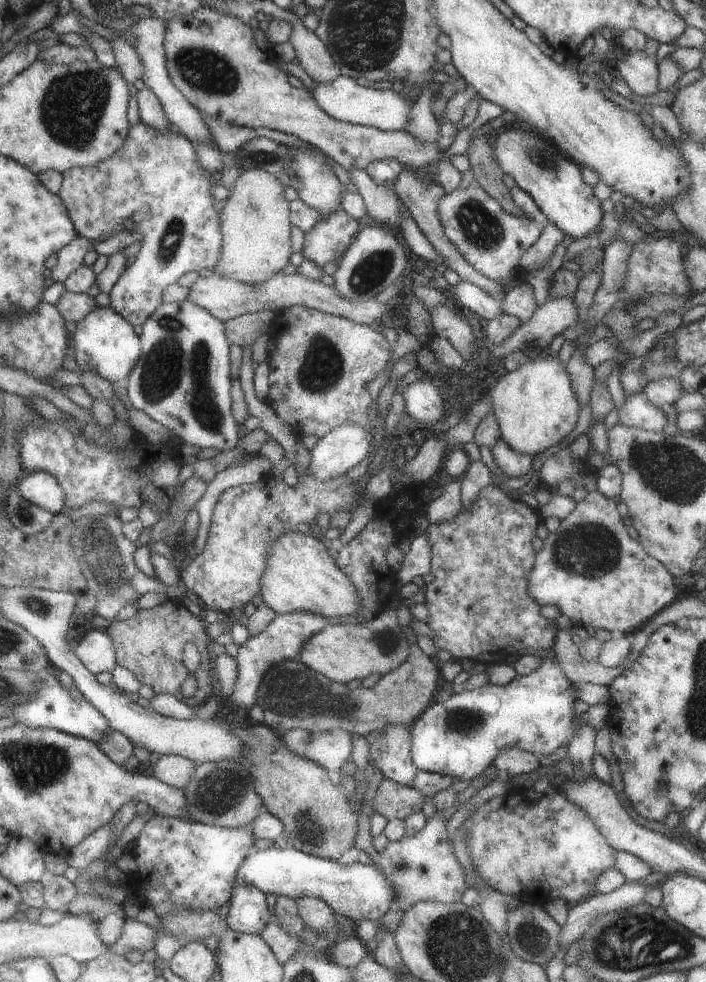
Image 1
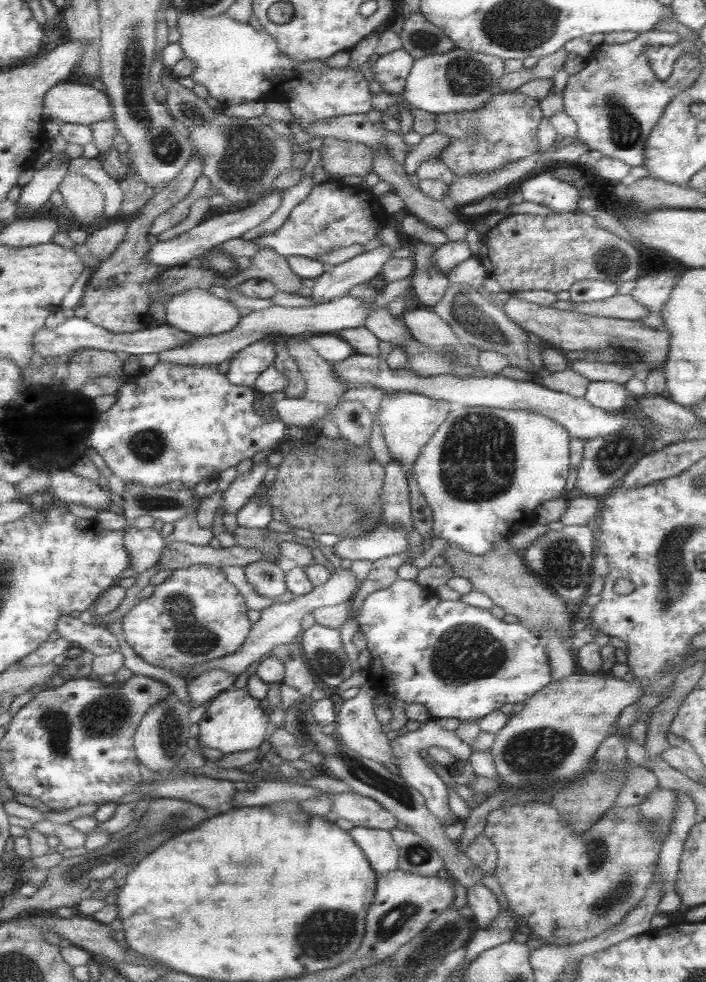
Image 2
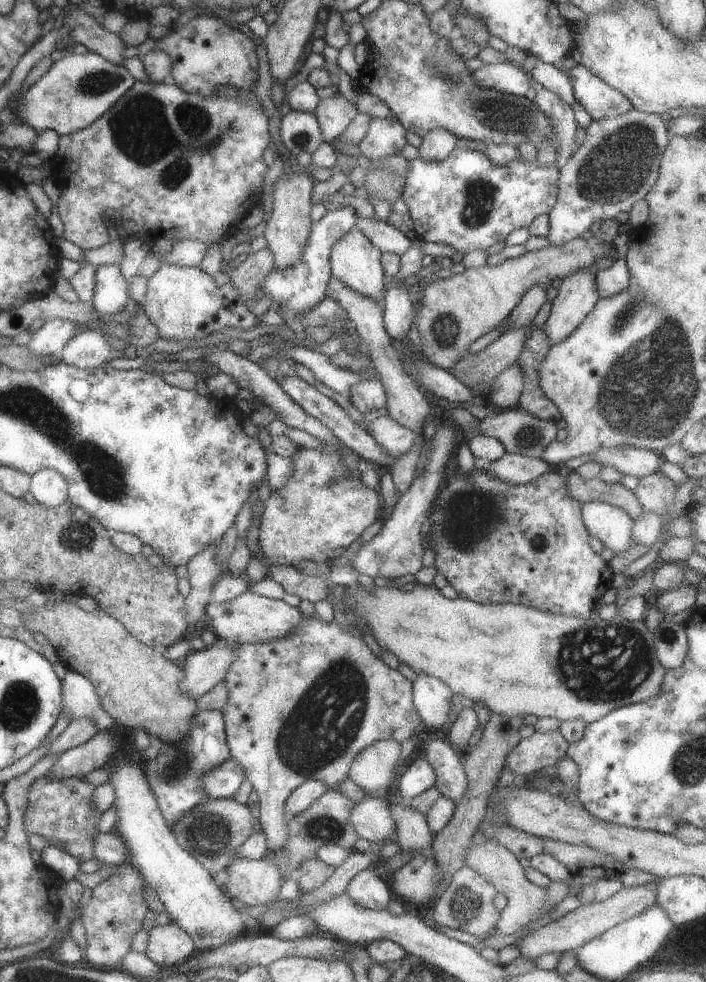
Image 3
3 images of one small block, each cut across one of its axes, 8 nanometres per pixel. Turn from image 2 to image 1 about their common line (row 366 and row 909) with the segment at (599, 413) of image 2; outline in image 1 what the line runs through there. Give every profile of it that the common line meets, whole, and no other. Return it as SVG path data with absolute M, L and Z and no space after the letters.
M288 846L285 849L255 849L240 863L234 883L254 885L266 895L272 893L293 899L316 897L323 900L334 913L349 918L355 924L361 920L380 922L397 896L389 878L376 865L363 864L360 861L345 865Z

